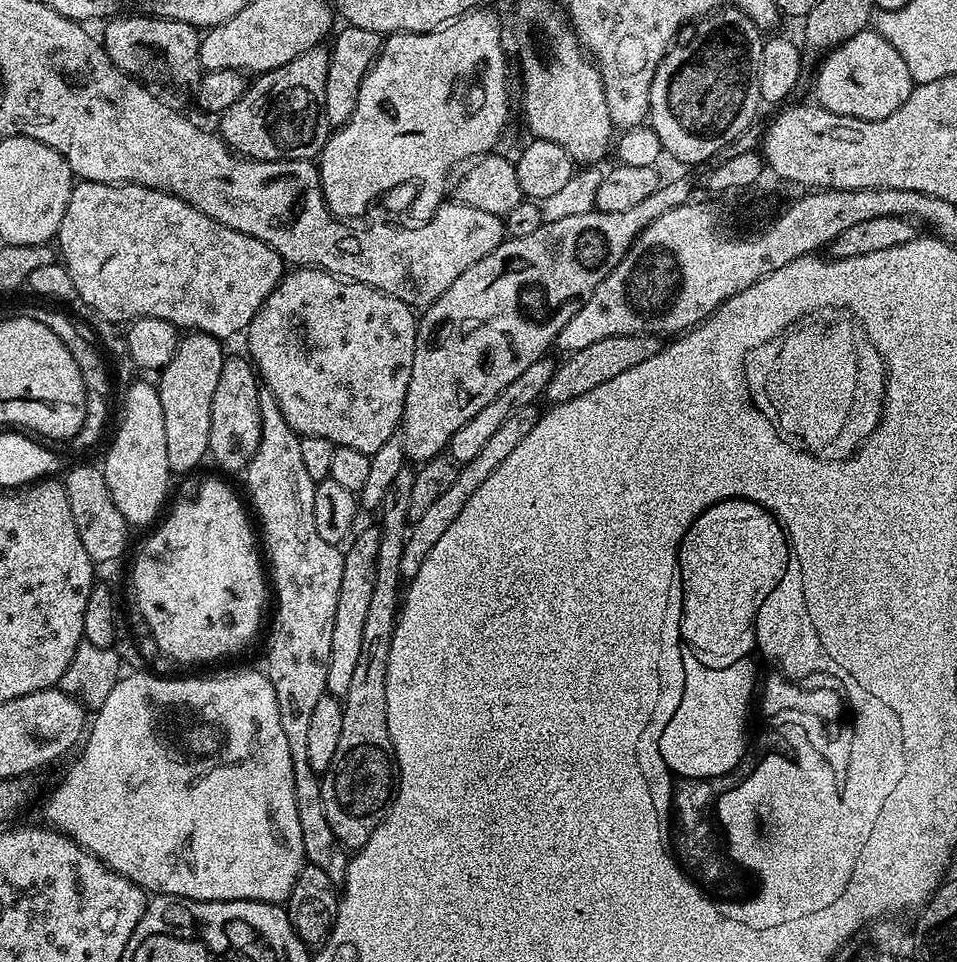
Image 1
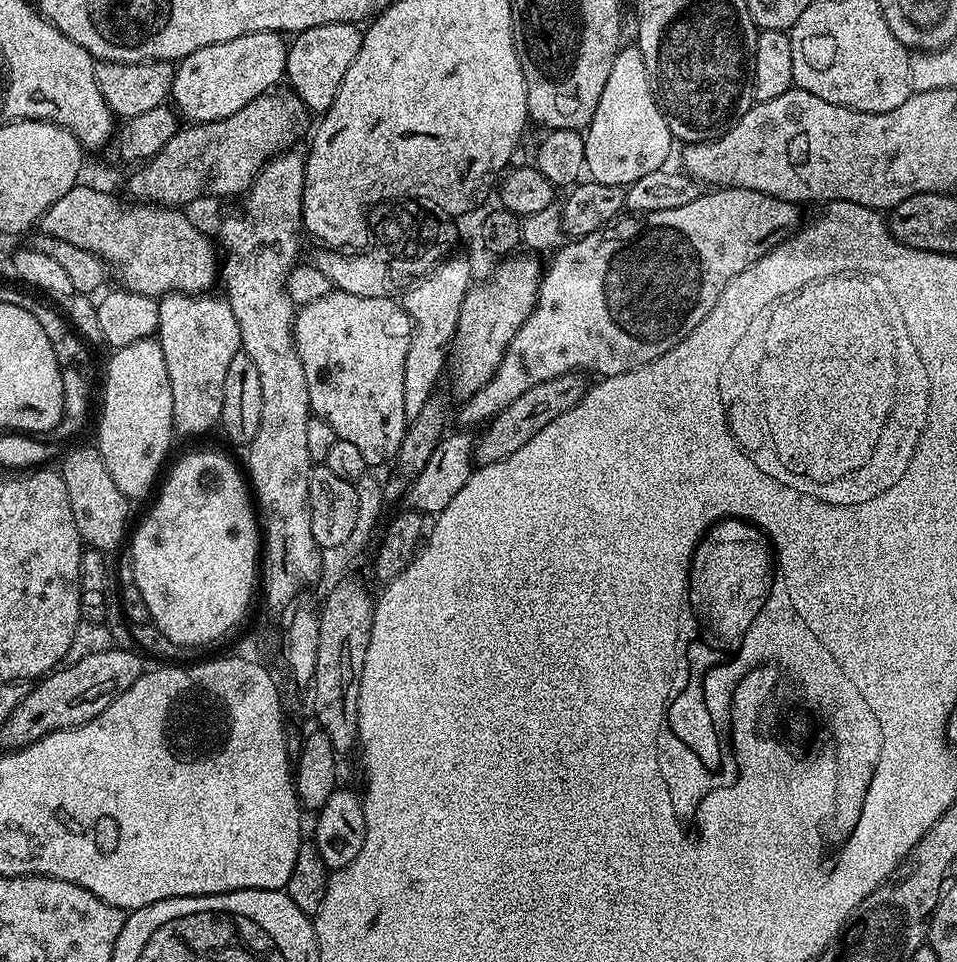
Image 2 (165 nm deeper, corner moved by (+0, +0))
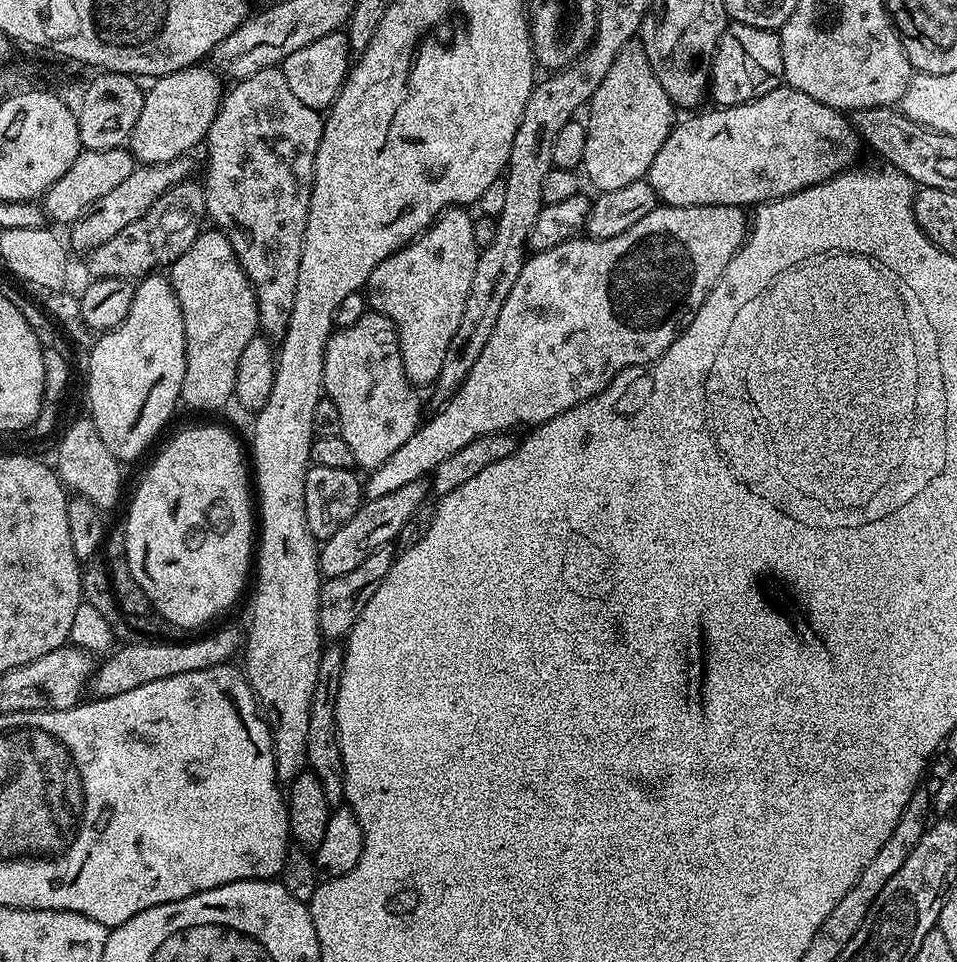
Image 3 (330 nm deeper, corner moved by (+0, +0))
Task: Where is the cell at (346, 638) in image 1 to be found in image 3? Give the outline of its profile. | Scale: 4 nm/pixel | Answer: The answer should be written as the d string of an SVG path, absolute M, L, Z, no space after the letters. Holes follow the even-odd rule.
M332 642L321 651L318 666L318 686L314 690L314 698L310 706L310 734L306 754L308 768L322 782L322 791L326 793L329 805L340 806L344 798L344 759L338 743L336 730L336 699L338 686L342 682L342 666L344 665L344 649L339 643Z

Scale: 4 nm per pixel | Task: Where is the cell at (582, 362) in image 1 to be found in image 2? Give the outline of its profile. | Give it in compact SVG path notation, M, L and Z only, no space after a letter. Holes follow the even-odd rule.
M579 371L567 372L558 378L538 382L538 386L530 386L526 394L514 398L514 402L510 402L506 410L502 410L483 425L484 433L480 440L478 436L474 444L475 463L481 465L498 462L502 458L510 458L514 450L522 450L522 446L526 446L526 442L530 442L530 438L534 438L534 434L542 430L542 426L554 422L558 414L566 414L566 410L570 410L584 397L586 383L584 384L583 378L585 379Z

